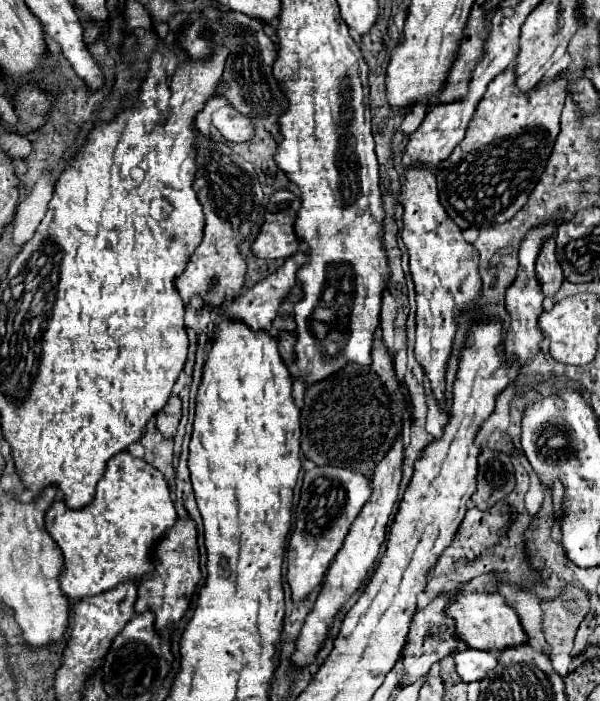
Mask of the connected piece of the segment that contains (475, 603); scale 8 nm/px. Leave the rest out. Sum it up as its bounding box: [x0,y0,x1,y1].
[445,589,525,653]

